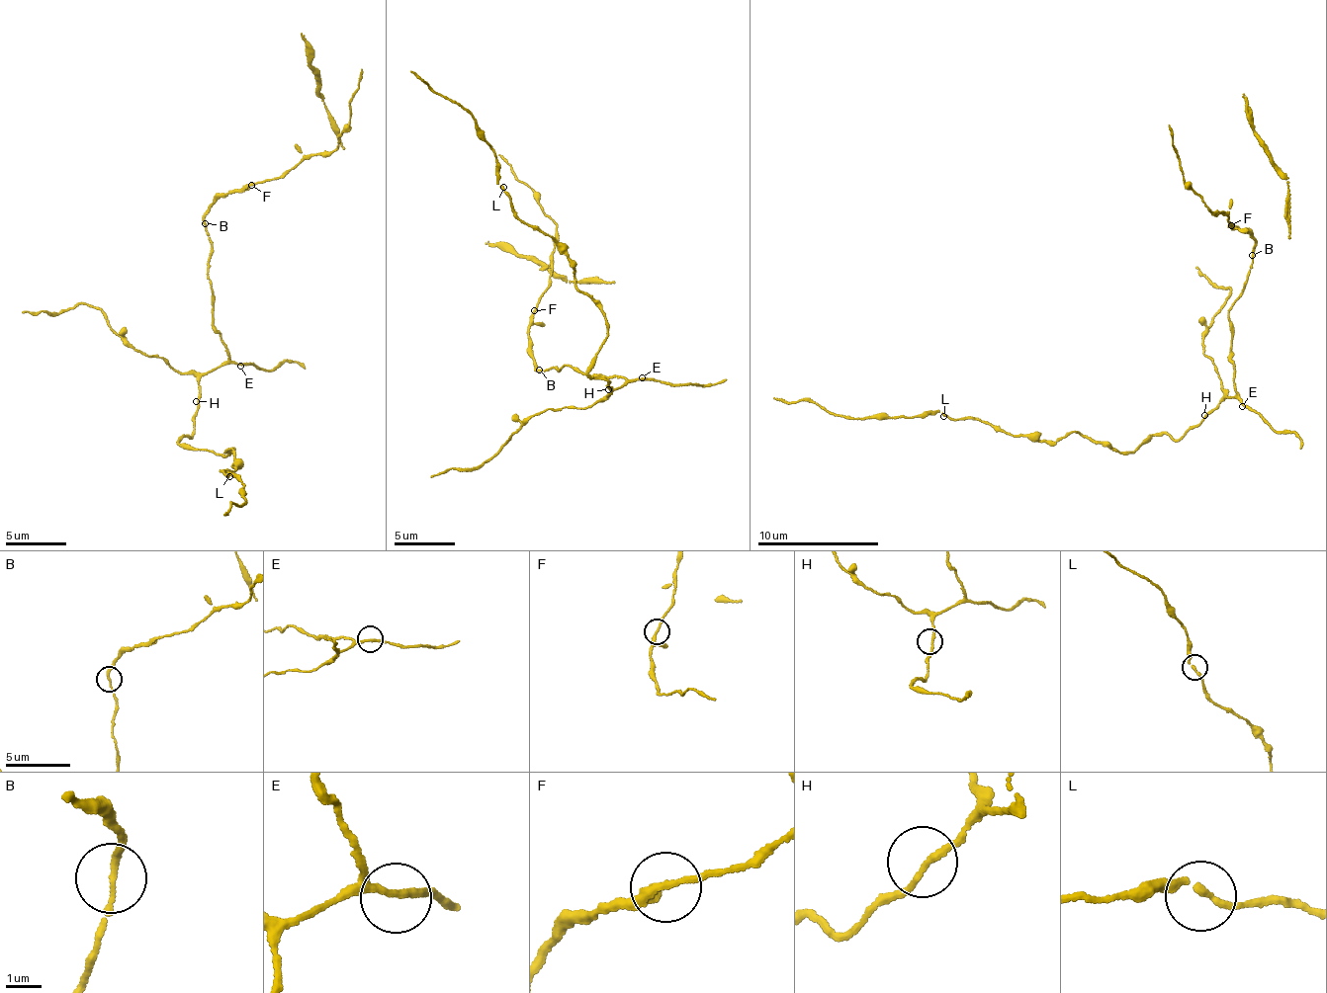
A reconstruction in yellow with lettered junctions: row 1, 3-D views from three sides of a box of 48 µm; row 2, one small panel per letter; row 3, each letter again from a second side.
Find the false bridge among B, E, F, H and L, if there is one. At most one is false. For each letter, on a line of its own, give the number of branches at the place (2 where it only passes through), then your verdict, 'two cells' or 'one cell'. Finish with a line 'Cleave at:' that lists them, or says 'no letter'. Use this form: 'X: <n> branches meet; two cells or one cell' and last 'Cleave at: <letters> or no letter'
B: 2 branches meet; one cell
E: 2 branches meet; one cell
F: 2 branches meet; one cell
H: 2 branches meet; one cell
L: 2 branches meet; one cell
Cleave at: no letter

